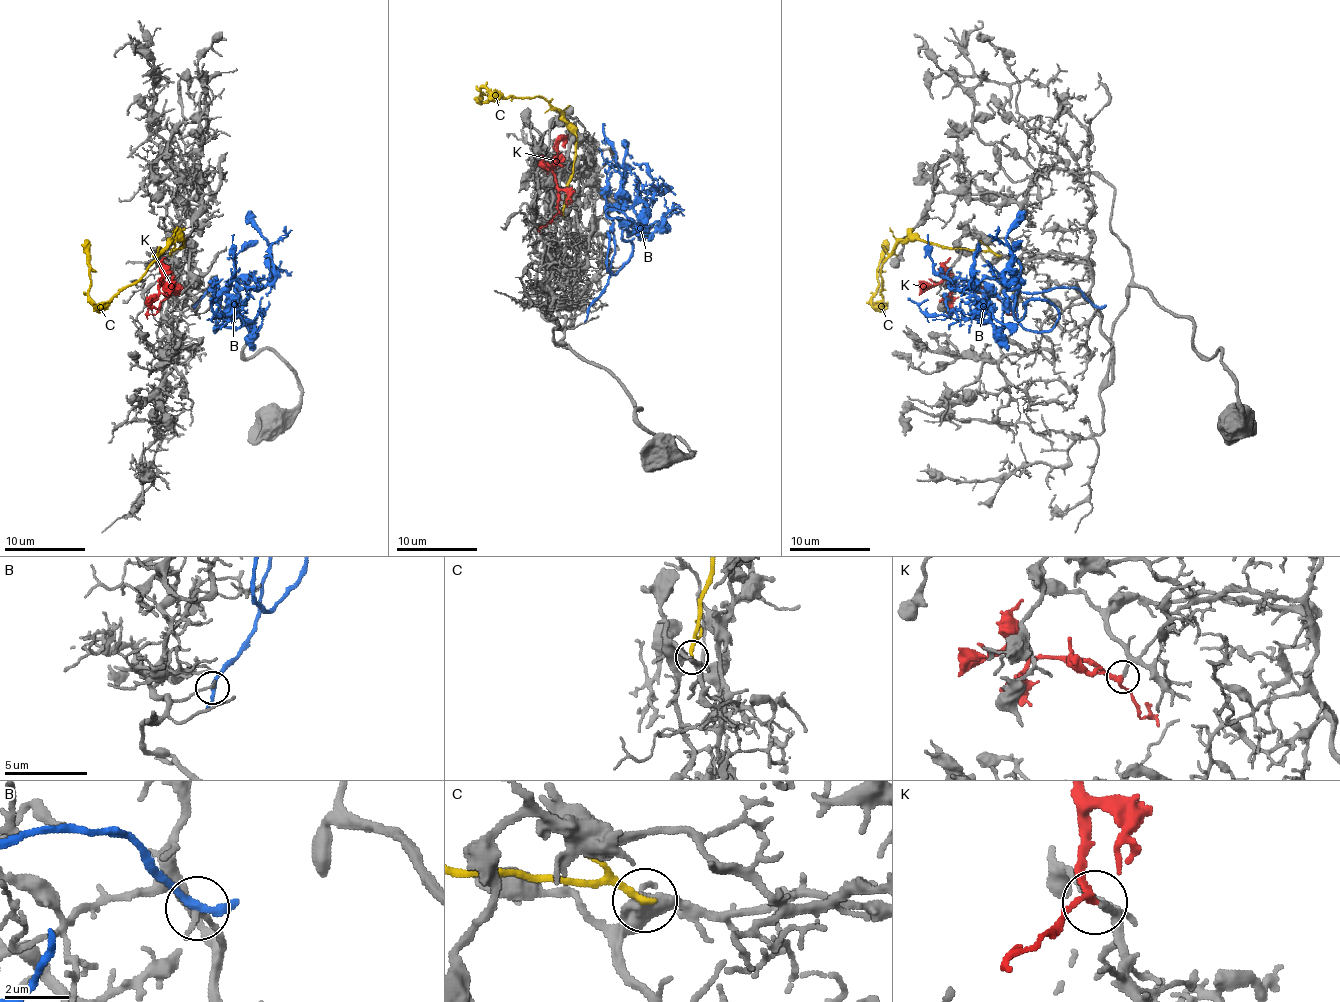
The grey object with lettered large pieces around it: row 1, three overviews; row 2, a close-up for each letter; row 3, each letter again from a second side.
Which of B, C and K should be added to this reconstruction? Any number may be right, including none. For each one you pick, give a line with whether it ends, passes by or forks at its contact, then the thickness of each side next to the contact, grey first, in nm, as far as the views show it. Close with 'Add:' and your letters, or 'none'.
K: it passes by; 180 nm thick on the grey side, 200 nm on the other
Add: K

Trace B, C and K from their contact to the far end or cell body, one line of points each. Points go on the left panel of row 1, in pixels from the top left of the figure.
B: (194, 306), (210, 288), (222, 292), (220, 296), (234, 302), (247, 284), (271, 278), (267, 240), (247, 211)
C: (170, 256), (184, 242), (182, 240), (174, 240), (143, 274), (99, 304), (89, 296), (91, 264), (85, 240)
K: (168, 294), (162, 280), (166, 286), (176, 280)

